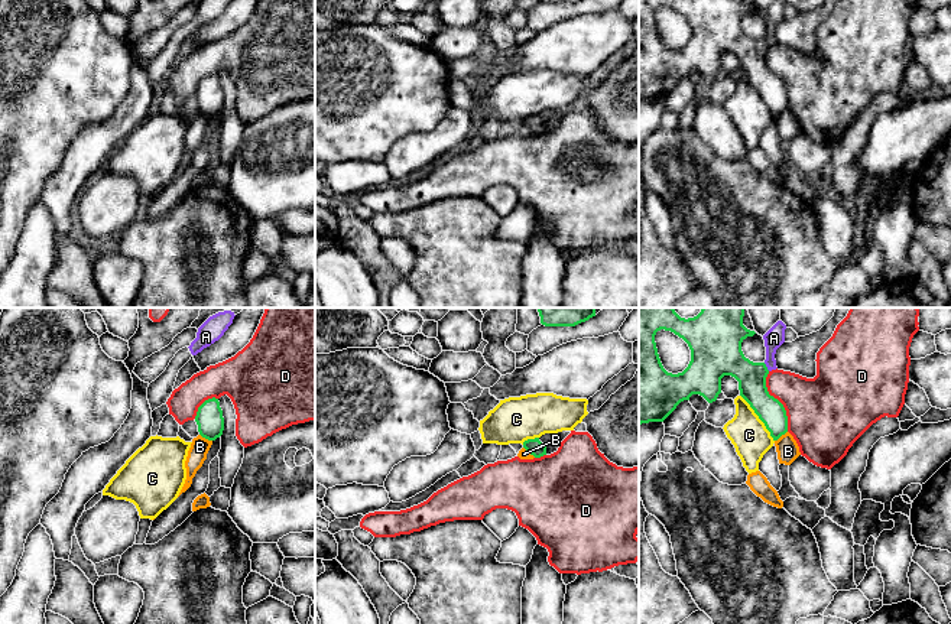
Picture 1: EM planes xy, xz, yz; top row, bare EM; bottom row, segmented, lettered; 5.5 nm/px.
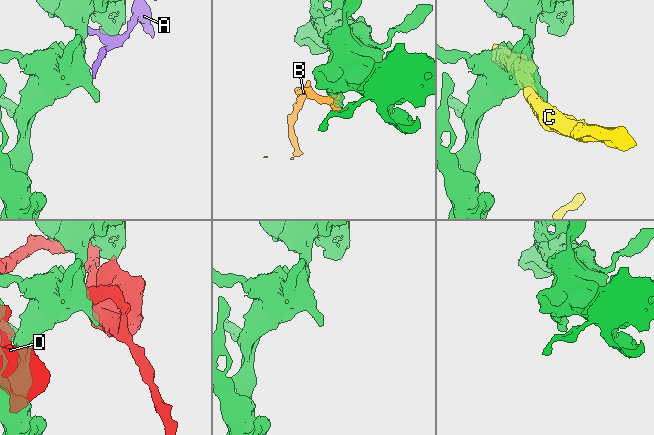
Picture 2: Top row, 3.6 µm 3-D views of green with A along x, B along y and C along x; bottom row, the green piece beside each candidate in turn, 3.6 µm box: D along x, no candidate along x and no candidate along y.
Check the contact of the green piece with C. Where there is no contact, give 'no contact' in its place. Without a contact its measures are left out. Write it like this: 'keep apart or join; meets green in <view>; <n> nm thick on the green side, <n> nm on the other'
keep apart; meets green in yz; 160 nm thick on the green side, 200 nm on the other

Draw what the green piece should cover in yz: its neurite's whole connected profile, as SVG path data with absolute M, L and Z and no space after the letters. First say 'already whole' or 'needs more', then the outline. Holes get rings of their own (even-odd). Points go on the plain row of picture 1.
already whole; M639 0L639 103L663 98L692 71L715 78L721 55L731 52L739 58L740 72L778 117L788 108L786 87L767 68L766 40L750 38L741 27L741 19L754 10L743 0ZM660 6L688 20L691 38L682 49L663 45L655 19Z

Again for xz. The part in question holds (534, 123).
already whole; M539 114L525 117L523 124L535 134L546 131L546 123L539 117Z

